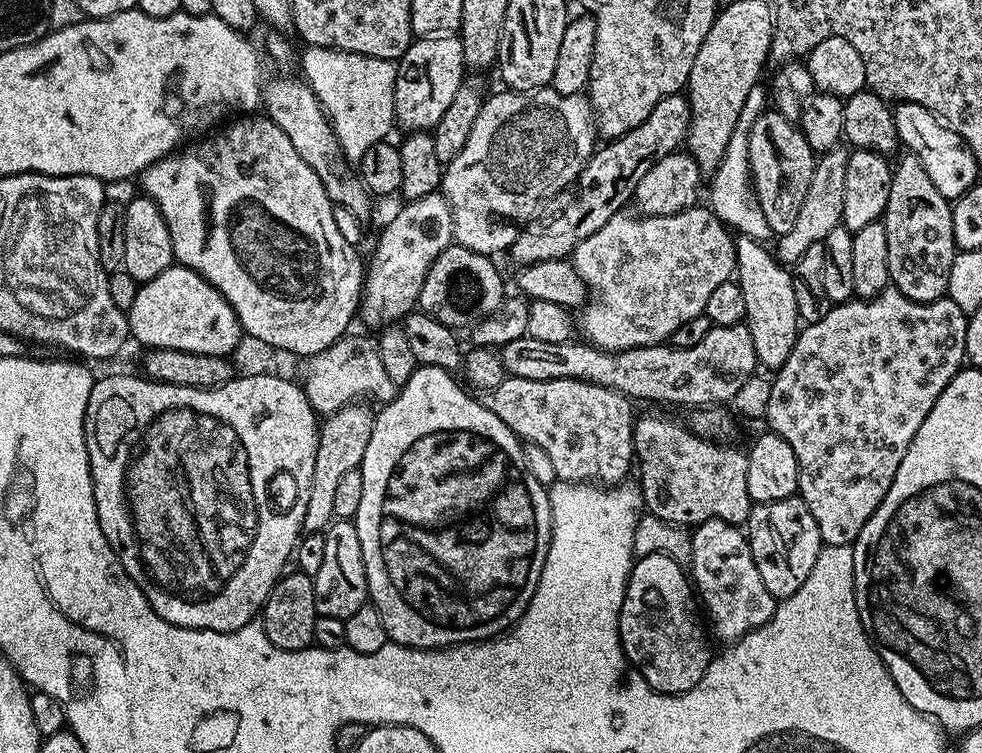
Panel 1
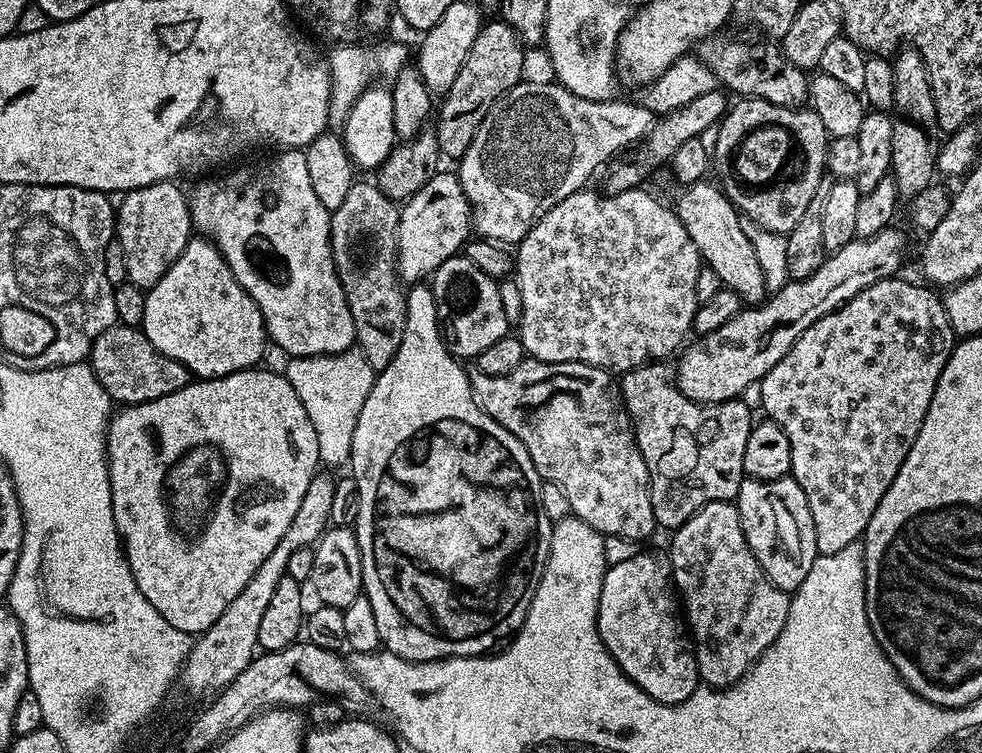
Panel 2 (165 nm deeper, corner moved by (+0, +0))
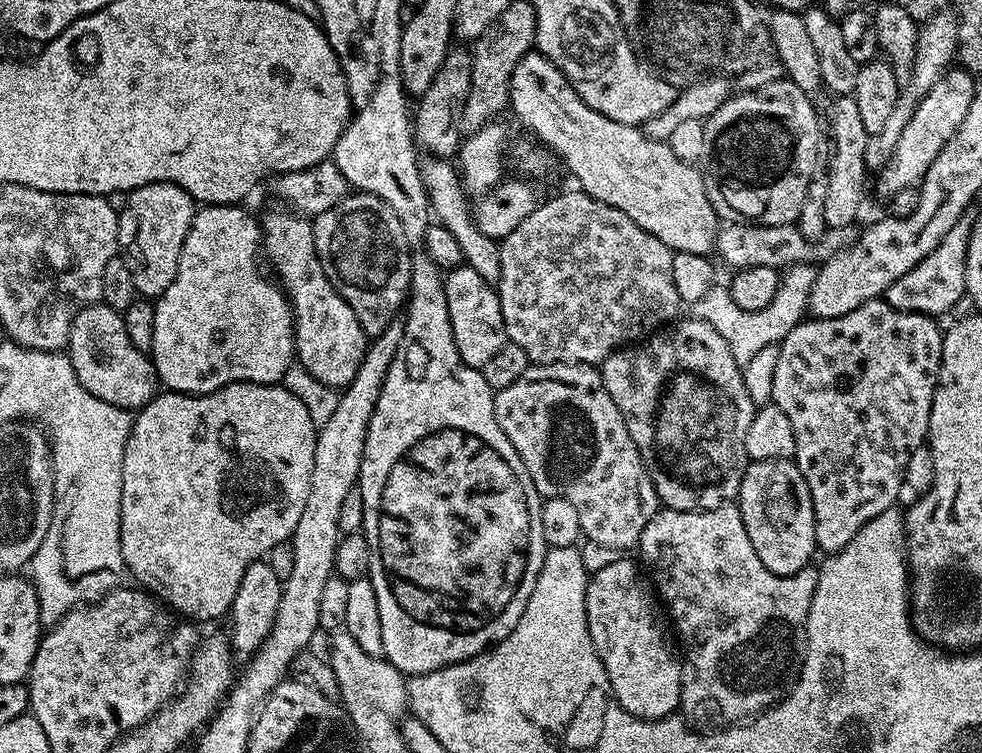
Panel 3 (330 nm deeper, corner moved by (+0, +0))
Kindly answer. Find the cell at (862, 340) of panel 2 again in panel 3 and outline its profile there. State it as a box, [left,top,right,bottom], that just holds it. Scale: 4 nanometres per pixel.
[771,298,944,554]

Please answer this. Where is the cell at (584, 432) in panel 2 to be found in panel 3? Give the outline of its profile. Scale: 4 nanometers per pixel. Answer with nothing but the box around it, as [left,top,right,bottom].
[492,364,661,549]

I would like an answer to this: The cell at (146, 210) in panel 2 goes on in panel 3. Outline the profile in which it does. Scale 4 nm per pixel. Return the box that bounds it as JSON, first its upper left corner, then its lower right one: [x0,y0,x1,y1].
[118,184,194,298]

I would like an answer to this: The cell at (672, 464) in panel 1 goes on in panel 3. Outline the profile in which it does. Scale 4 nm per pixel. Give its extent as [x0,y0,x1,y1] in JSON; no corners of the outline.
[599,318,754,512]

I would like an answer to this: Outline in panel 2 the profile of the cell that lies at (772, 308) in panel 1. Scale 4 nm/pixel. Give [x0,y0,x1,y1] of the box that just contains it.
[674,183,766,306]

